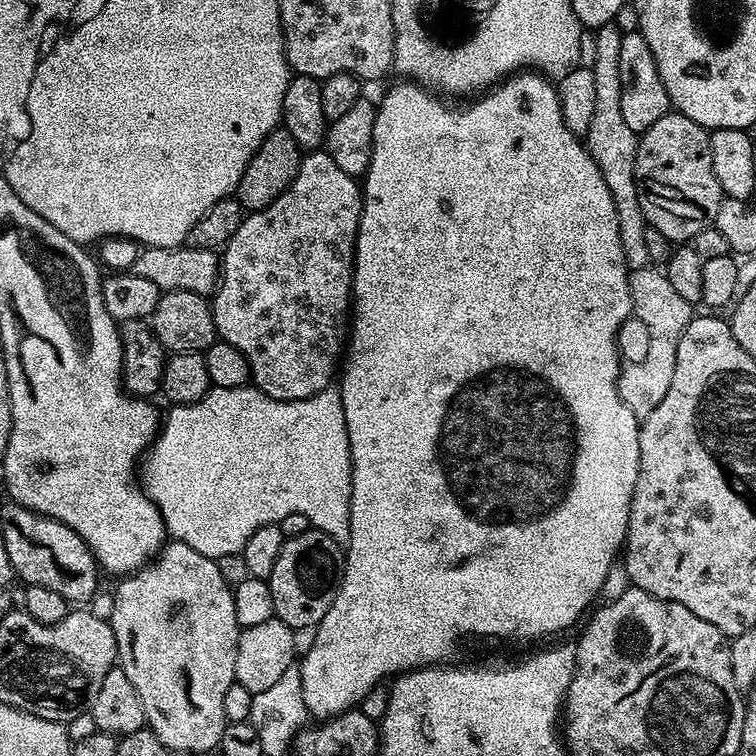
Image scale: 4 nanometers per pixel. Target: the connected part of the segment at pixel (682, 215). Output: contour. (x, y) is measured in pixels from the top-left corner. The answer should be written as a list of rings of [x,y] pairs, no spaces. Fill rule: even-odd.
[[[669,110],[665,116],[658,118],[650,130],[646,130],[636,142],[636,189],[642,214],[649,228],[666,234],[673,242],[688,242],[698,230],[713,227],[718,218],[718,206],[724,200],[724,192],[714,178],[714,166],[710,162],[709,129],[694,122],[679,110]]]

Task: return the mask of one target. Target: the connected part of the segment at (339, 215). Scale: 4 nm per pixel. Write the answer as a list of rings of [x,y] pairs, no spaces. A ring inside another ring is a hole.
[[[312,150],[301,159],[300,169],[294,182],[280,195],[280,199],[270,202],[270,206],[262,210],[247,213],[238,230],[234,230],[234,234],[224,245],[220,256],[220,283],[217,284],[210,300],[216,335],[230,346],[242,350],[252,371],[251,383],[262,394],[275,400],[309,400],[314,394],[318,394],[333,383],[342,360],[342,349],[346,344],[346,325],[350,320],[350,305],[353,301],[352,267],[356,265],[356,235],[363,205],[364,197],[357,177],[346,174],[346,170],[341,170],[338,162],[334,162],[334,158],[330,158],[327,151]]]

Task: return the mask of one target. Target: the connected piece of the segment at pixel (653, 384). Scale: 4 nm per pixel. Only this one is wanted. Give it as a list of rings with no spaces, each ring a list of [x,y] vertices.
[[[659,267],[631,269],[628,281],[632,310],[648,335],[648,345],[644,348],[644,357],[637,364],[625,363],[621,367],[616,385],[626,406],[630,406],[637,418],[643,418],[650,414],[650,410],[658,410],[658,402],[662,402],[662,398],[666,398],[666,390],[670,390],[674,362],[678,358],[678,338],[682,338],[682,330],[686,330],[692,320],[694,308],[686,302],[686,298],[678,295],[674,286],[670,286],[670,278],[666,278]]]

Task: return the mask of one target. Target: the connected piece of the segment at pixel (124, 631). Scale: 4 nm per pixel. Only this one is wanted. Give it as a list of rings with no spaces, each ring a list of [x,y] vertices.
[[[172,540],[165,543],[158,555],[147,566],[123,577],[124,580],[116,588],[116,597],[112,600],[112,616],[110,623],[114,630],[116,639],[116,655],[118,657],[118,667],[134,682],[134,690],[138,690],[138,698],[142,698],[142,710],[147,727],[160,739],[162,746],[174,750],[178,754],[184,752],[208,752],[219,749],[222,730],[225,726],[224,711],[222,701],[226,699],[226,690],[236,678],[236,655],[238,654],[238,638],[240,637],[240,624],[236,621],[234,614],[234,598],[232,588],[222,578],[222,570],[218,570],[216,561],[206,554],[198,554],[194,546],[186,546],[181,540]]]

